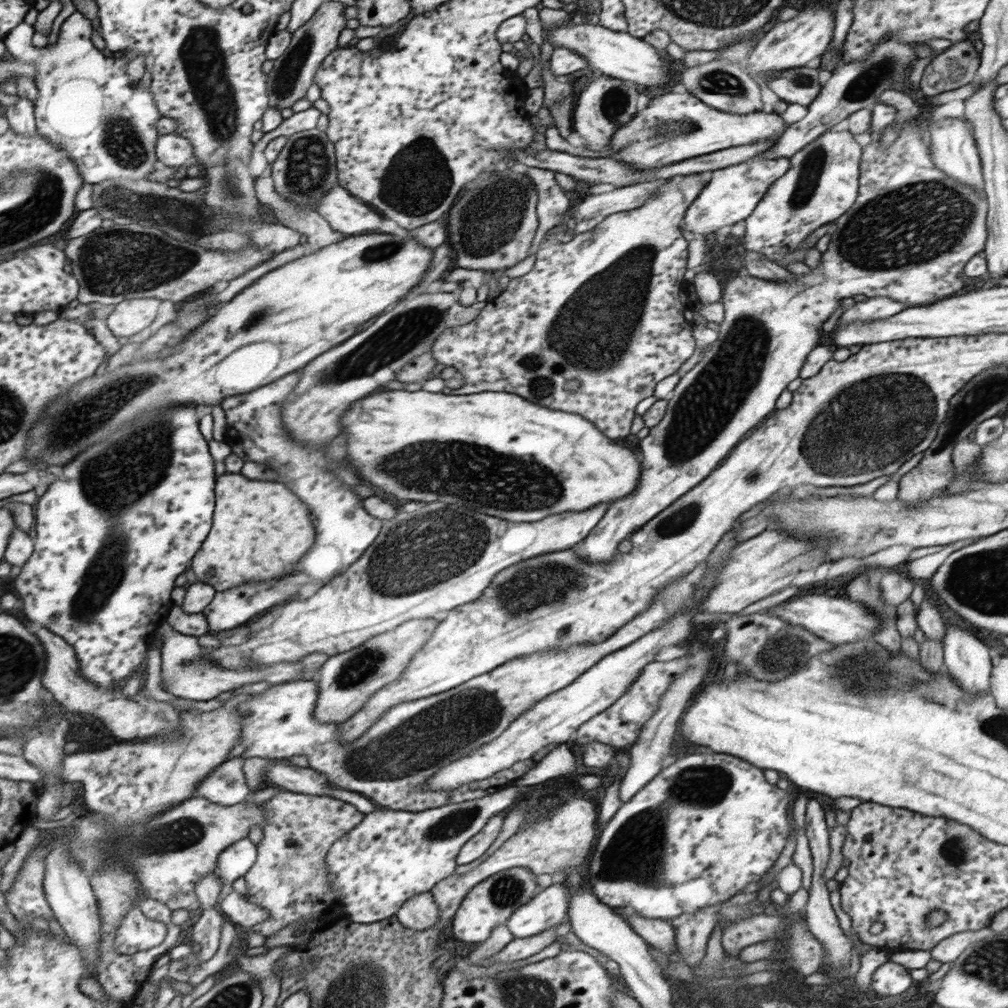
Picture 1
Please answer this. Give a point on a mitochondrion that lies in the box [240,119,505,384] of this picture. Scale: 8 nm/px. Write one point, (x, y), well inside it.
(426, 184)

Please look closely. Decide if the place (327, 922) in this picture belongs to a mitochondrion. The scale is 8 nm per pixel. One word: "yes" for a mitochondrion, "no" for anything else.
no

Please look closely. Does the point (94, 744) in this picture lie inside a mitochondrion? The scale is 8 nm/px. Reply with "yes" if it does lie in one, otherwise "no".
no

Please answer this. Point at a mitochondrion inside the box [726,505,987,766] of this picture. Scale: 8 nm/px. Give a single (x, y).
(860, 674)

